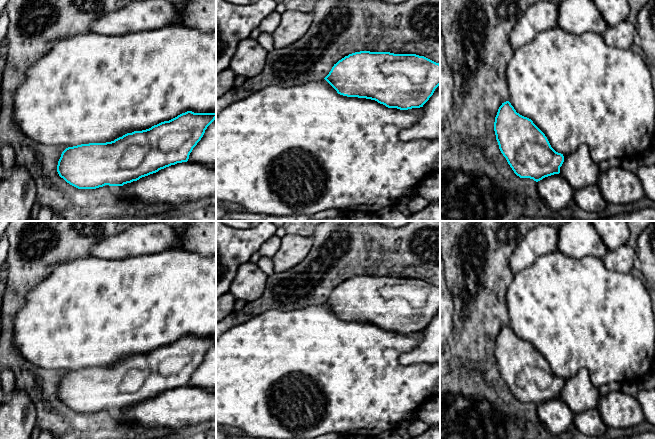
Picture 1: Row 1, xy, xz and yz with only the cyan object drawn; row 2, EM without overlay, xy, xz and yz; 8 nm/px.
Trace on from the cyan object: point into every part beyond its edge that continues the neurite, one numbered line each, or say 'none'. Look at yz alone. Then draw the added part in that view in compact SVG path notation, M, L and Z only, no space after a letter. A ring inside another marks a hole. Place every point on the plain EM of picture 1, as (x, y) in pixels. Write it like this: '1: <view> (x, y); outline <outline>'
none

